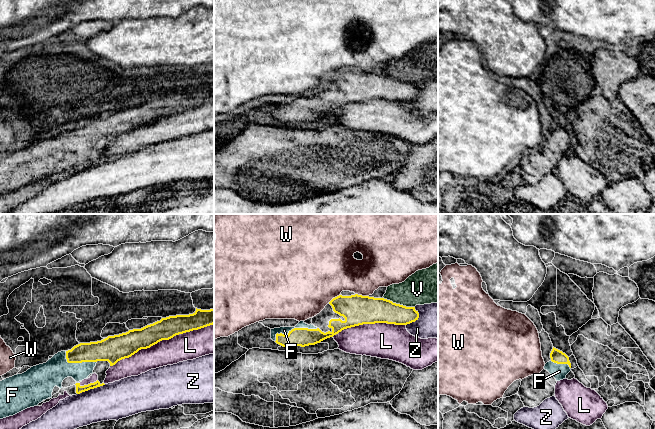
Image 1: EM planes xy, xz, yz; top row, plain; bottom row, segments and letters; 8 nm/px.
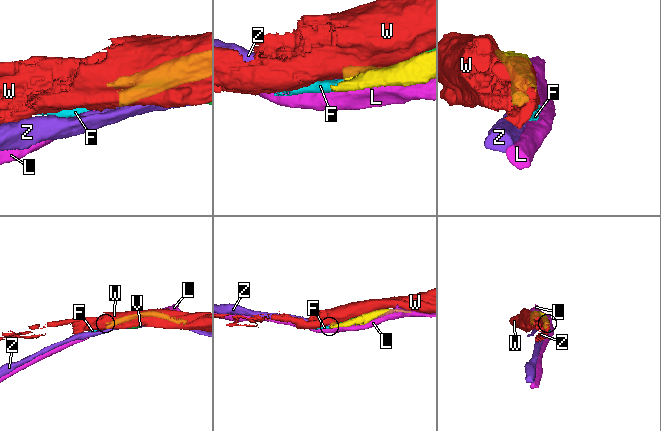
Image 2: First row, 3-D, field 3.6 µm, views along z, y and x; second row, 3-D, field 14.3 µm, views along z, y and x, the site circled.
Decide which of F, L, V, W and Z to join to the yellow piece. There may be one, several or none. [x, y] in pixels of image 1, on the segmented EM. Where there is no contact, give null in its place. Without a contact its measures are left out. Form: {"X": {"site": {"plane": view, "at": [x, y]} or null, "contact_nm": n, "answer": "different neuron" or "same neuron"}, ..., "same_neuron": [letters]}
{"F": {"site": {"plane": "xz", "at": [294, 328]}, "contact_nm": 360, "answer": "same neuron"}, "L": {"site": {"plane": "xy", "at": [161, 340]}, "contact_nm": 900, "answer": "different neuron"}, "V": {"site": {"plane": "xz", "at": [398, 304]}, "contact_nm": 280, "answer": "different neuron"}, "W": {"site": {"plane": "xz", "at": [361, 295]}, "contact_nm": 110, "answer": "different neuron"}, "Z": {"site": {"plane": "xy", "at": [91, 388]}, "contact_nm": 240, "answer": "different neuron"}, "same_neuron": ["F"]}

